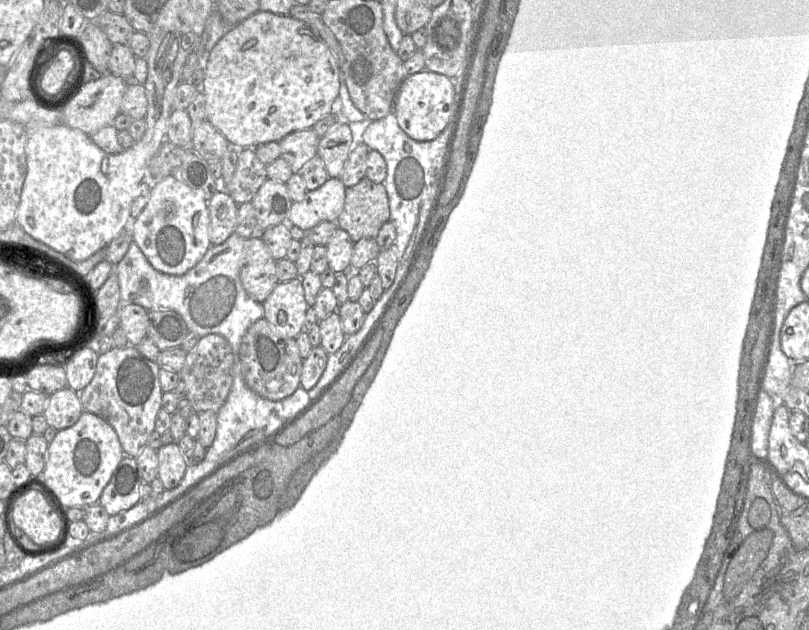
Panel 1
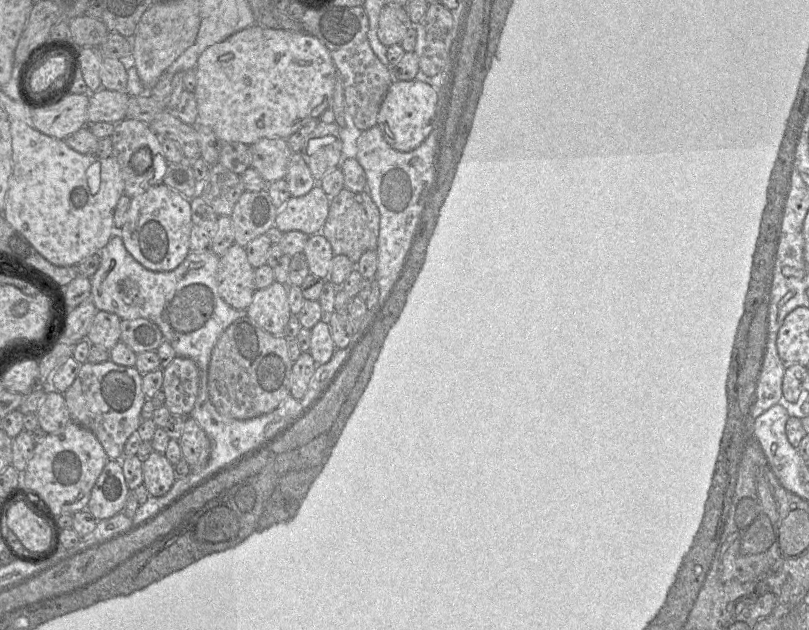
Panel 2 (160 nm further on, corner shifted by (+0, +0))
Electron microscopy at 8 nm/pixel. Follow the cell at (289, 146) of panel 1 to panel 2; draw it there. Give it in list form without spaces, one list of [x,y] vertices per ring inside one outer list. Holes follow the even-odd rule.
[[[263,138],[250,145],[251,167],[267,182],[284,179],[292,150],[287,139]]]

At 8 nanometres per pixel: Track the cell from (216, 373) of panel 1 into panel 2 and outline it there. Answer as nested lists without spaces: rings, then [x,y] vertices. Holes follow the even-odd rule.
[[[176,357],[163,369],[164,407],[172,415],[188,417],[197,400],[200,382],[198,365],[190,358]]]

